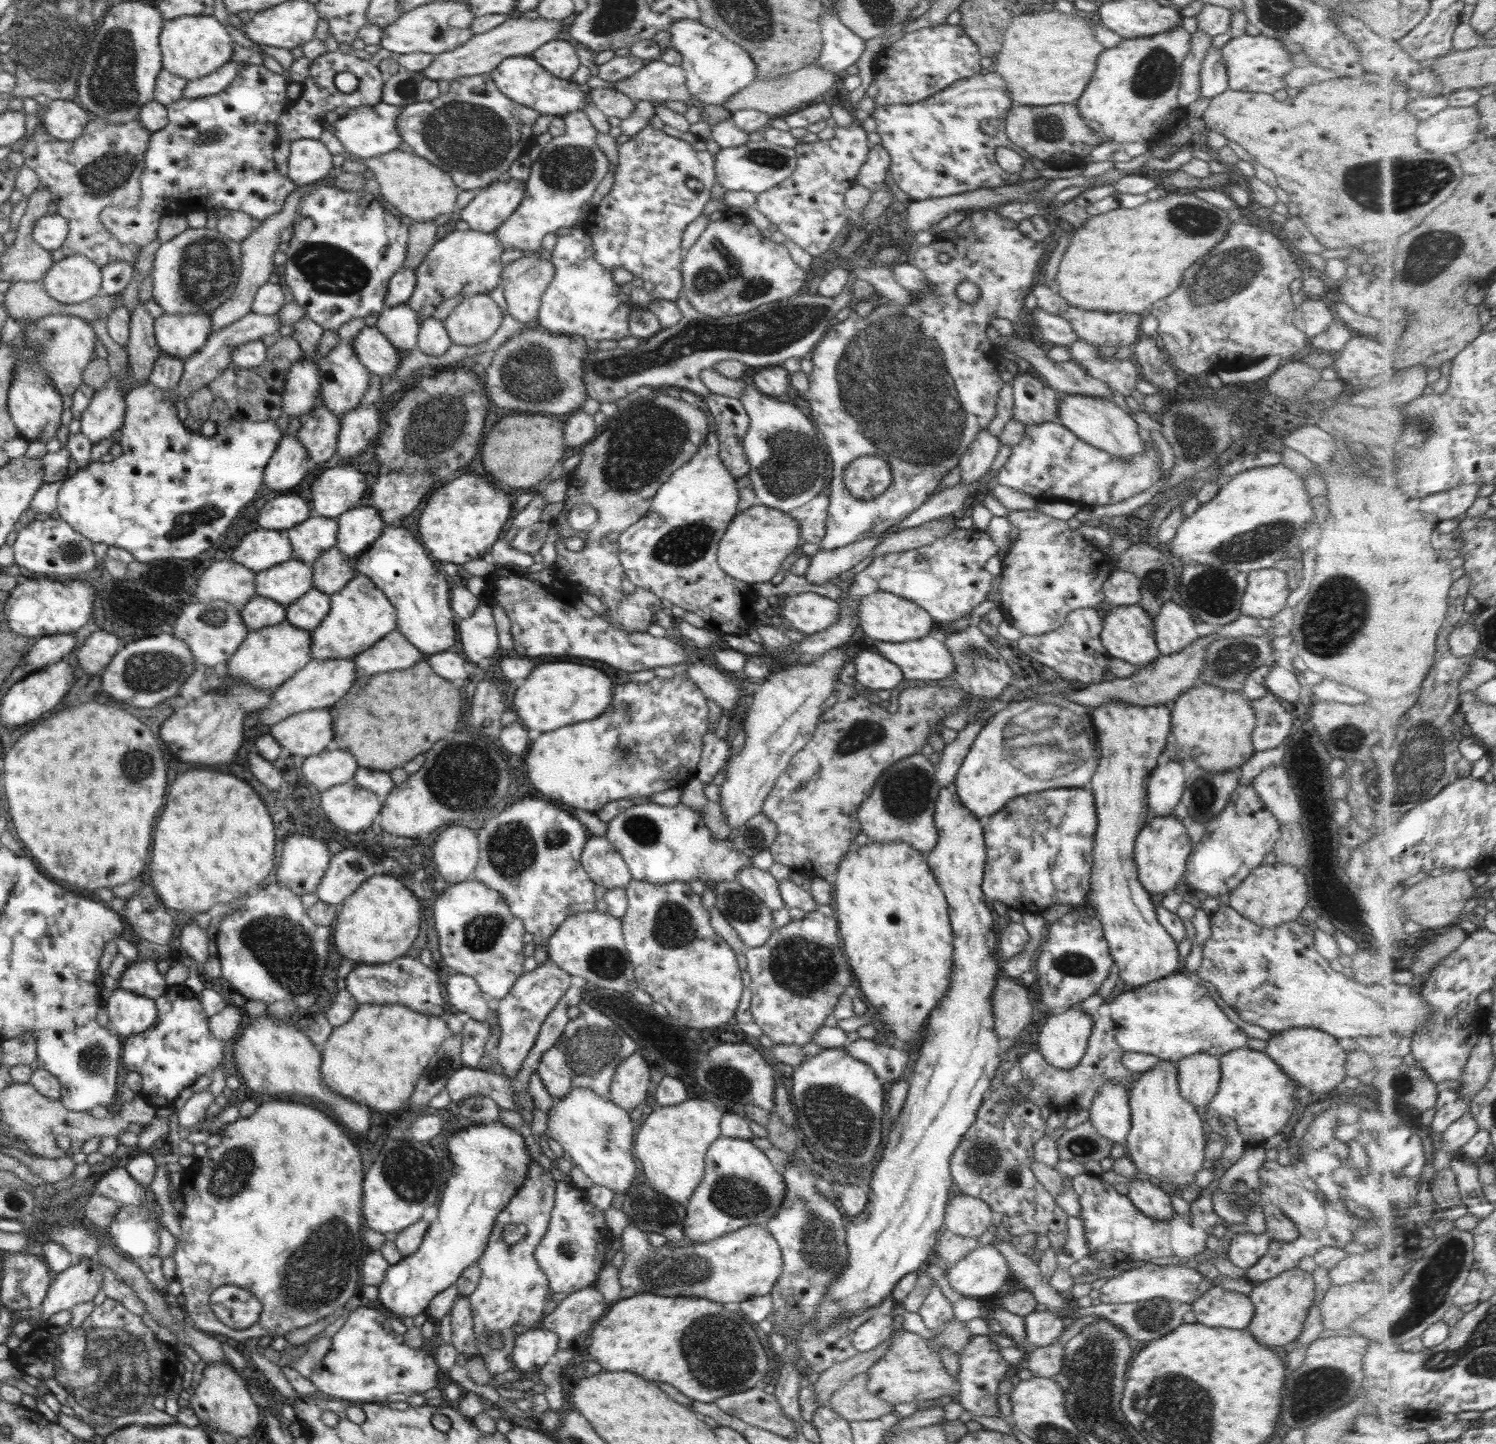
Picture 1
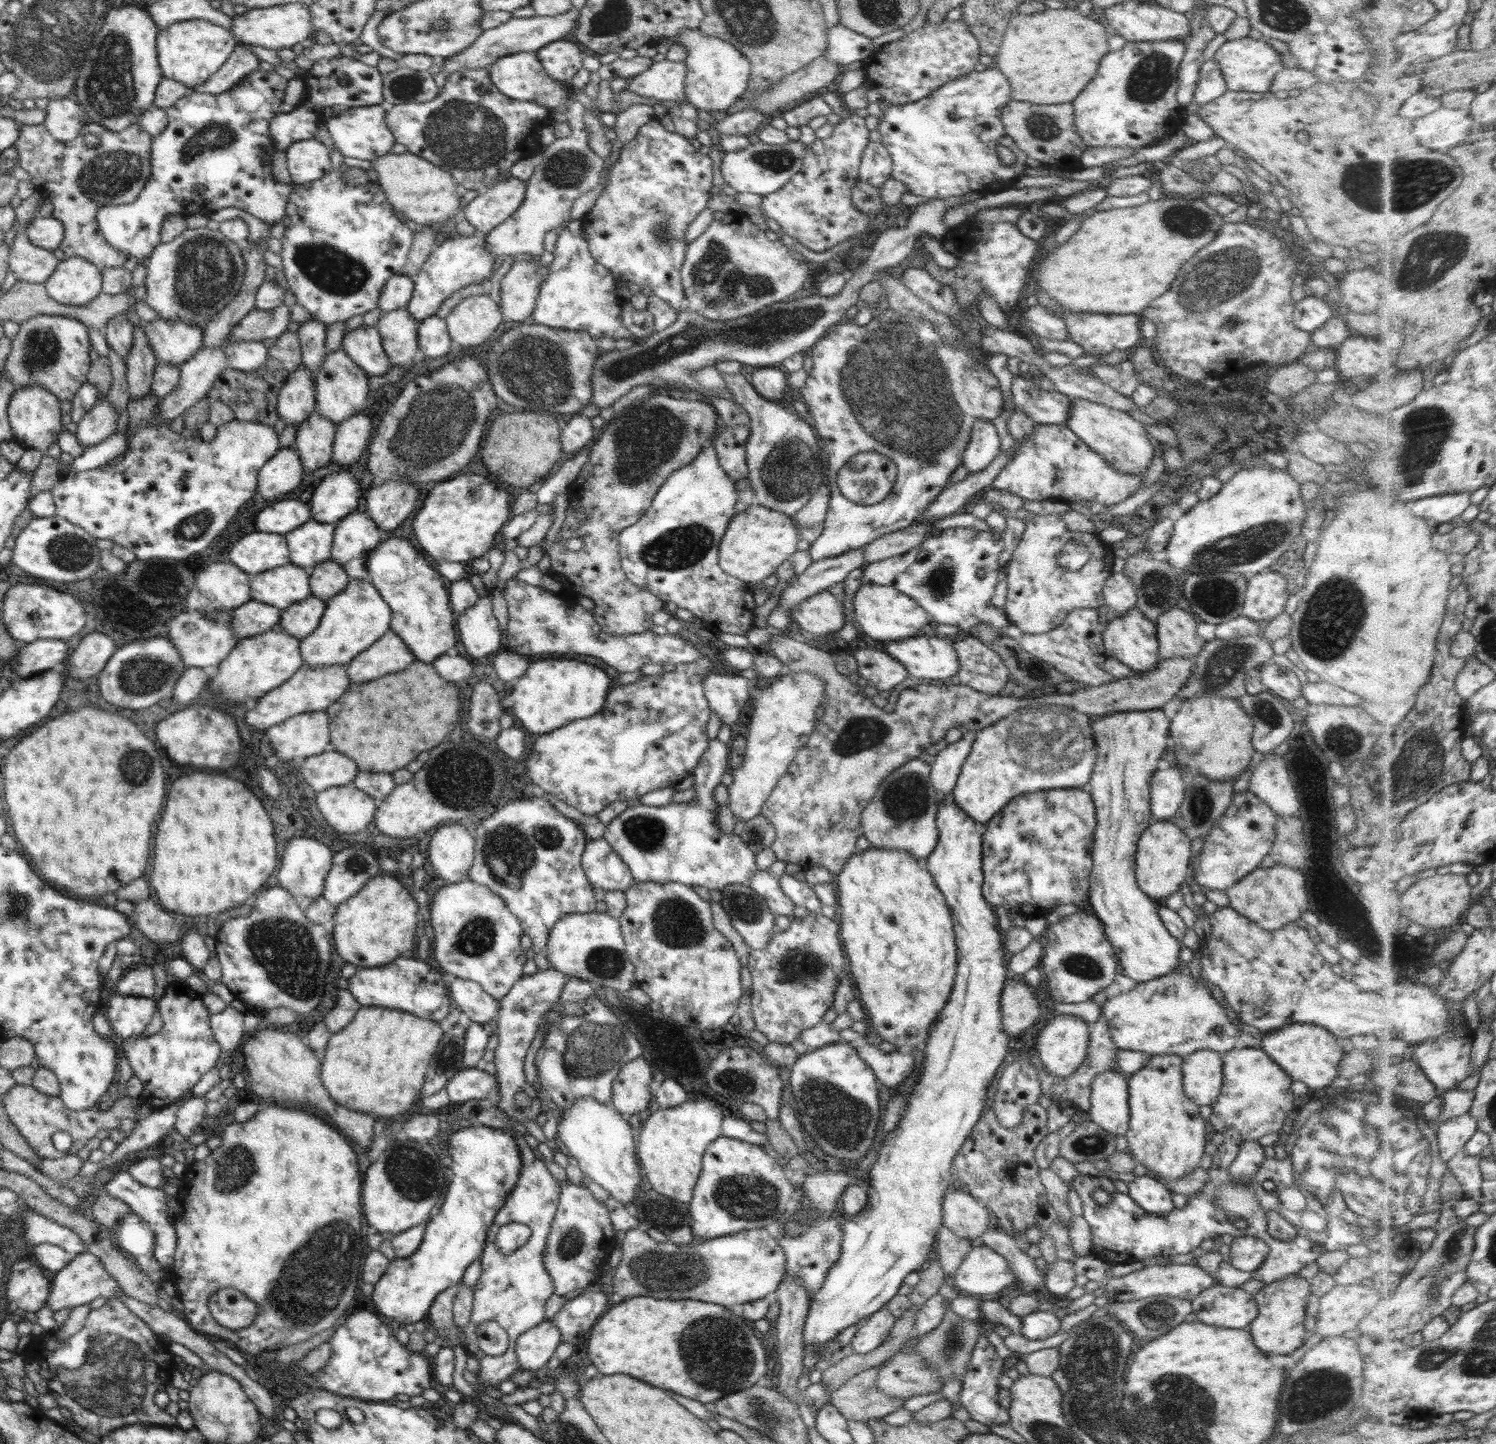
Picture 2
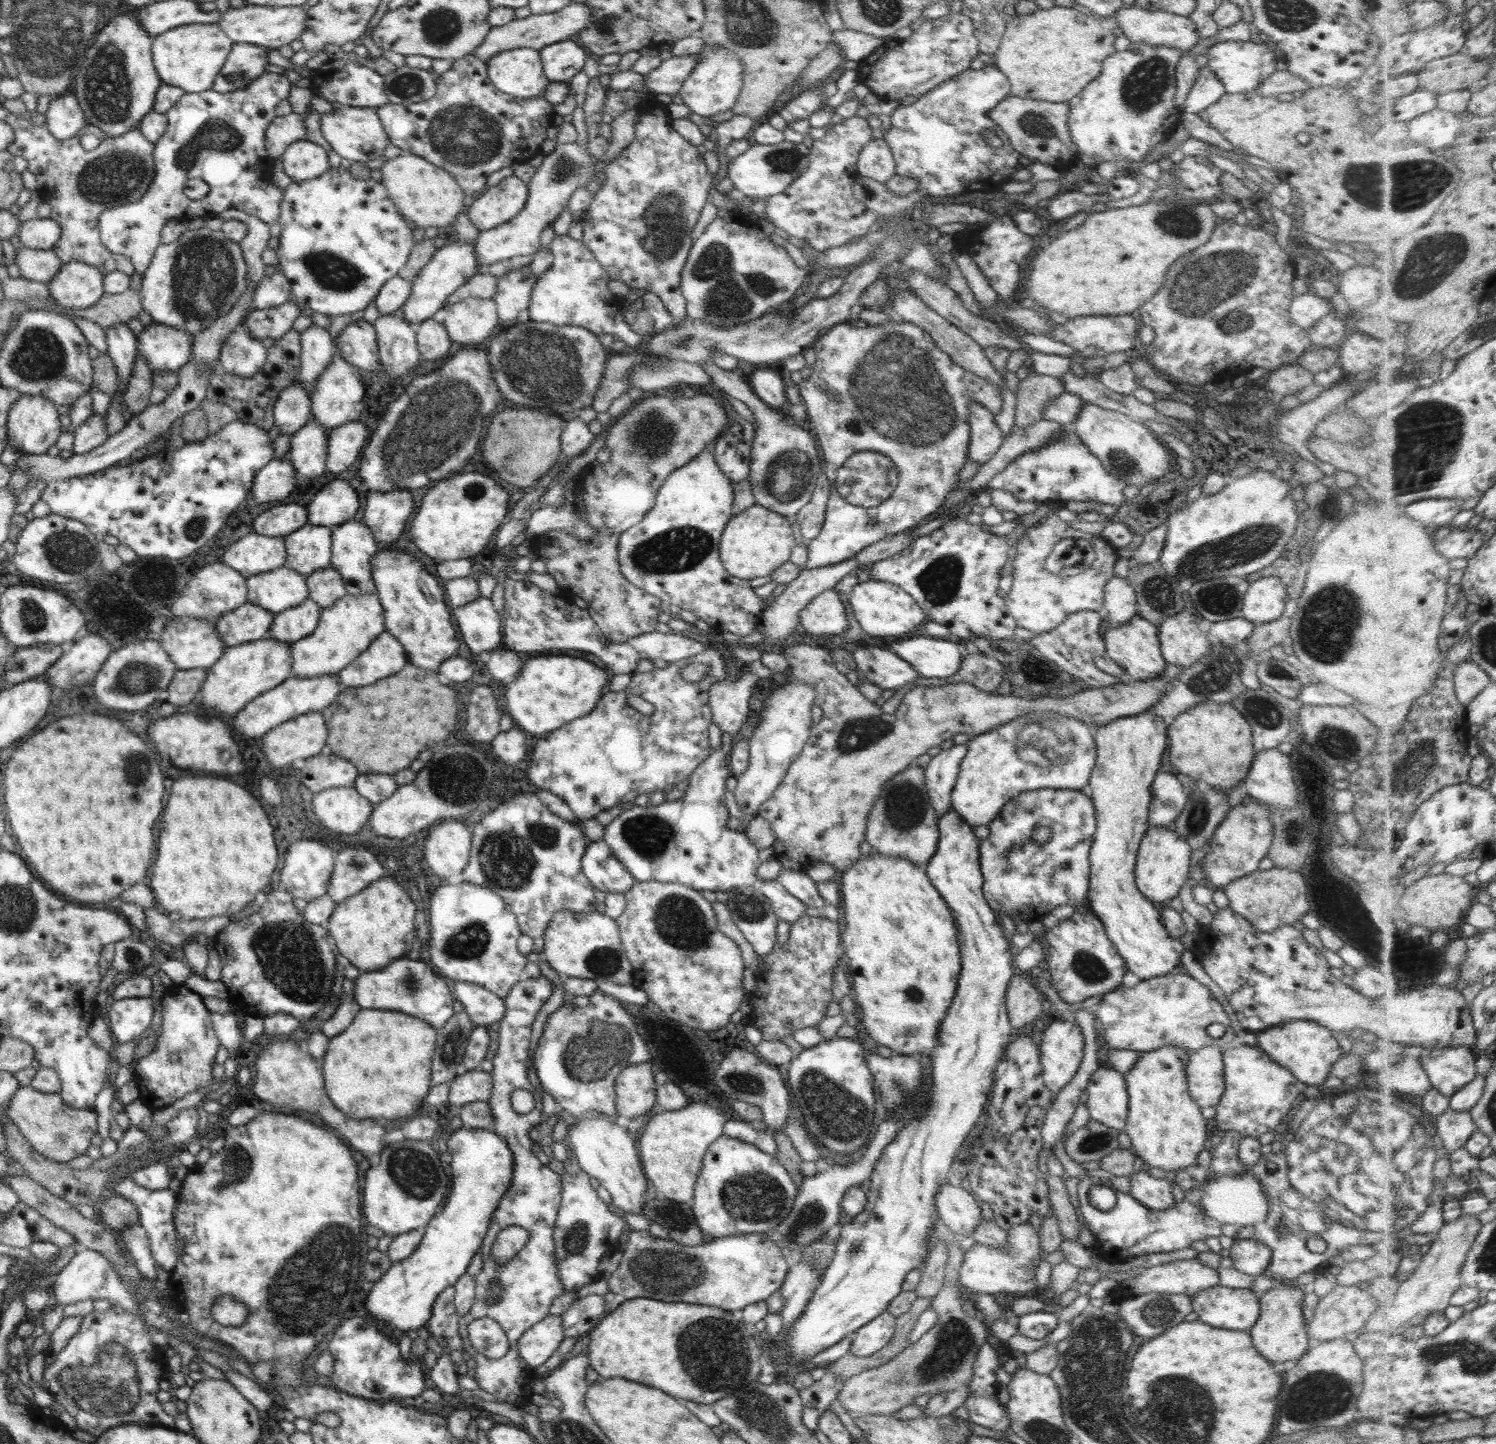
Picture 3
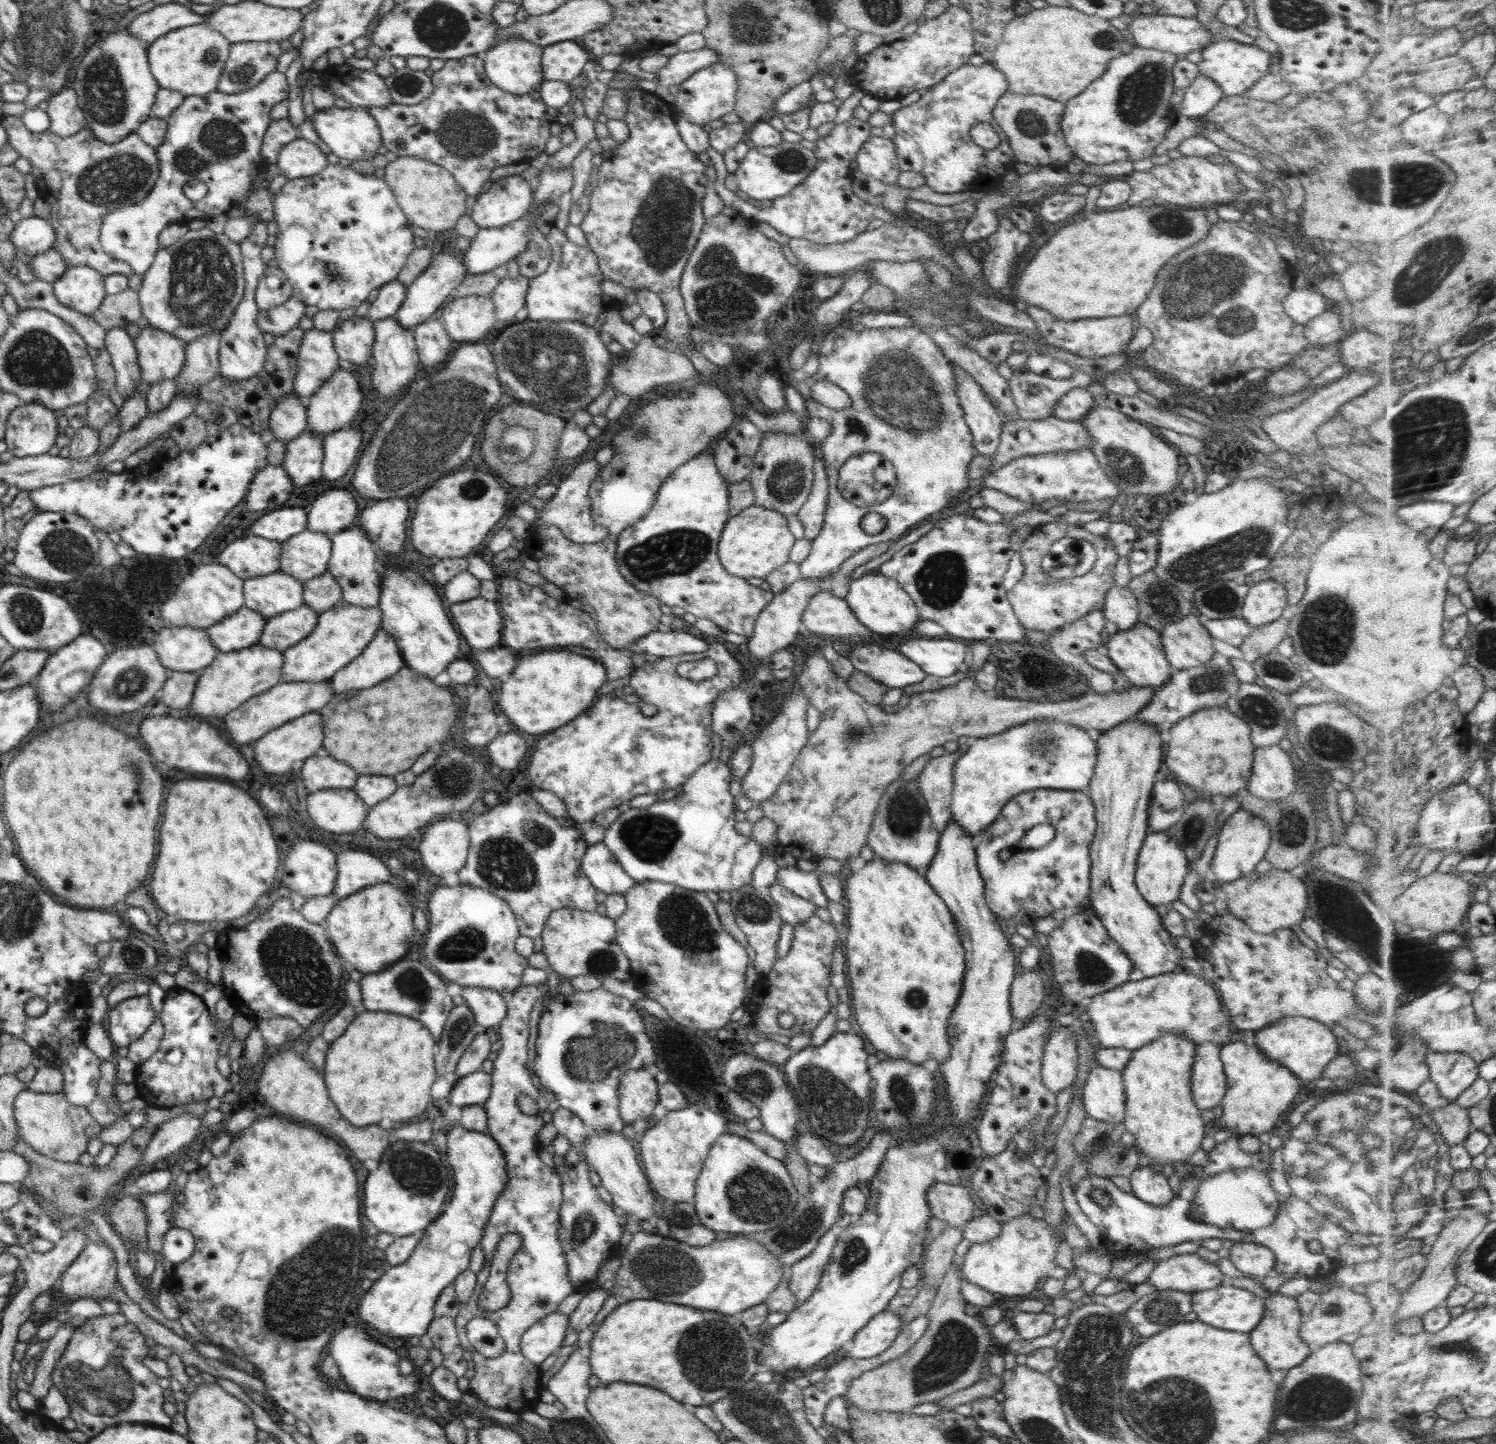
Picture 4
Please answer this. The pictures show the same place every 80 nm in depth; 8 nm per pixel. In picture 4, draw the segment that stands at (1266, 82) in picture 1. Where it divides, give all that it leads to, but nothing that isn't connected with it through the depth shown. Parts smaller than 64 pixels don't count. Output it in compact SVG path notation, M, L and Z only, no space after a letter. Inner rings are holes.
M1219 40L1200 51L1202 62L1197 64L1200 74L1212 79L1224 95L1242 95L1260 78L1270 73L1271 54L1256 45L1247 45L1234 40Z

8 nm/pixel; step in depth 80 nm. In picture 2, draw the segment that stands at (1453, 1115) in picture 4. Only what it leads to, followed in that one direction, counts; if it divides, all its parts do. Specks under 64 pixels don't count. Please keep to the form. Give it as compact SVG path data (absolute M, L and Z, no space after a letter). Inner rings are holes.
M1470 1113L1442 1122L1438 1129L1439 1149L1446 1162L1465 1150L1472 1137L1480 1130L1479 1122Z

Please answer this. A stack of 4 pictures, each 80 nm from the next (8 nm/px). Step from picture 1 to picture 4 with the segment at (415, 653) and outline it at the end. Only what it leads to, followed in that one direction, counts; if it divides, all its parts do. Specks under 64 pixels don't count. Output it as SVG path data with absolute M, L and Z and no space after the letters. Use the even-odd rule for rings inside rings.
M380 629L360 656L329 678L333 694L372 688L378 682L394 676L404 665L402 653L394 638Z

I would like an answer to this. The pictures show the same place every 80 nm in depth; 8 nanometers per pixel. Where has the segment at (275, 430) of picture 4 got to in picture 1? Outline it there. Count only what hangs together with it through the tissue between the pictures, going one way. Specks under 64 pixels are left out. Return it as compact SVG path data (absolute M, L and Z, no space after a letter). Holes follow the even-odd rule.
M302 357L286 373L282 410L290 419L301 419L320 401L321 382L317 363Z

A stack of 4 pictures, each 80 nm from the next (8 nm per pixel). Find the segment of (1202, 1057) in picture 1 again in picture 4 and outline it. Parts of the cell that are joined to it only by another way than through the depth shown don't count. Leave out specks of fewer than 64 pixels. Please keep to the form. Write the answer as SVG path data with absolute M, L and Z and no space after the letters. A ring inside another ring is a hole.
M1206 1042L1197 1045L1191 1072L1191 1095L1201 1109L1212 1109L1222 1102L1226 1077L1220 1058L1221 1045Z

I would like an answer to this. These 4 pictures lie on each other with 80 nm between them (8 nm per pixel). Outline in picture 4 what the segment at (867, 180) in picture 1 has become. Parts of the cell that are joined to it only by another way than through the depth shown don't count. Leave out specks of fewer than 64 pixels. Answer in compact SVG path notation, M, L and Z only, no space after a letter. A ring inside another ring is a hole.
M871 136L857 152L857 170L887 185L896 185L901 173L894 143L885 136Z

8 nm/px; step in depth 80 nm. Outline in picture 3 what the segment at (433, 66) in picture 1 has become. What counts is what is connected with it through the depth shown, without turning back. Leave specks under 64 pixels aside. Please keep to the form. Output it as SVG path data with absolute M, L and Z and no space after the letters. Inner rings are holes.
M570 2L570 5L558 12L539 15L531 14L522 19L514 18L508 24L502 26L493 26L484 37L482 44L479 44L478 48L472 52L472 55L487 62L488 59L492 59L492 56L500 53L501 50L512 50L521 46L540 50L555 42L571 39L573 35L578 34L584 27L587 27L591 17L591 9L592 7L588 7L586 2Z

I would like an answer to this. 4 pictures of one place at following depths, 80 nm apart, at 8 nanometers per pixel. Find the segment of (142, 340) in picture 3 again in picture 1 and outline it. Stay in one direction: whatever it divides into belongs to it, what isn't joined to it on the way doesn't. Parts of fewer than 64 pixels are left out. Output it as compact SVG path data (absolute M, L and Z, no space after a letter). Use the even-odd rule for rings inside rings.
M209 313L163 314L154 321L157 345L171 357L186 360L198 352L211 333Z

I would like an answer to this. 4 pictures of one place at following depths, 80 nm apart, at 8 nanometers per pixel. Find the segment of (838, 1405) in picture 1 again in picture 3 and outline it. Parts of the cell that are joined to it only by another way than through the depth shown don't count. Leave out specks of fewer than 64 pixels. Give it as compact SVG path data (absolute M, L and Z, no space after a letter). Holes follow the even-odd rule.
M938 1221L932 1232L932 1240L946 1244L947 1265L945 1279L938 1294L932 1298L931 1306L937 1314L937 1323L914 1344L906 1347L890 1362L866 1370L844 1381L844 1388L837 1398L842 1407L853 1418L860 1415L890 1415L924 1395L938 1396L946 1392L968 1387L974 1378L976 1353L988 1342L986 1325L976 1316L962 1311L966 1292L959 1283L964 1250L960 1241L942 1221Z

